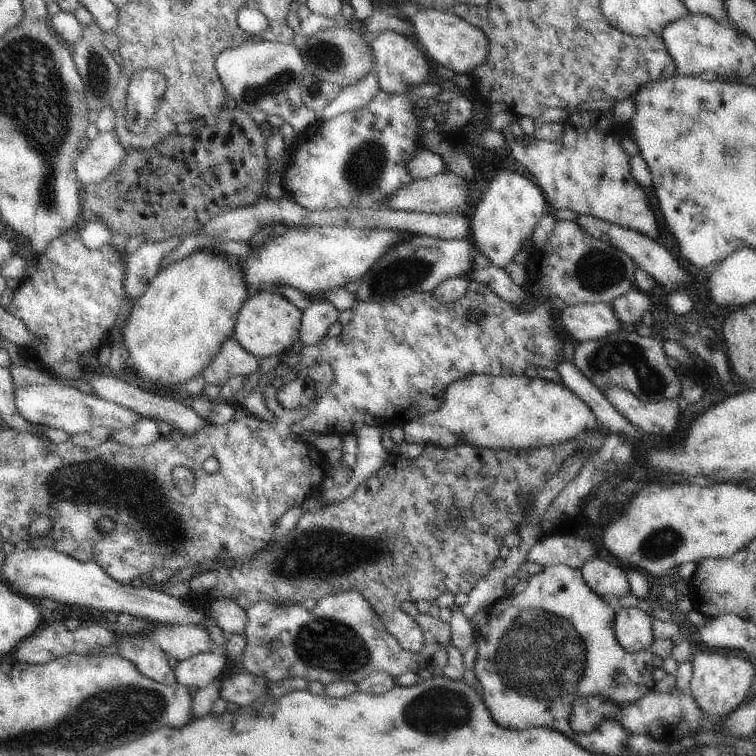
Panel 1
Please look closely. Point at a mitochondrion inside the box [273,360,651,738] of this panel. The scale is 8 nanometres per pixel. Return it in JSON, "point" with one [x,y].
{"point":[541,657]}

